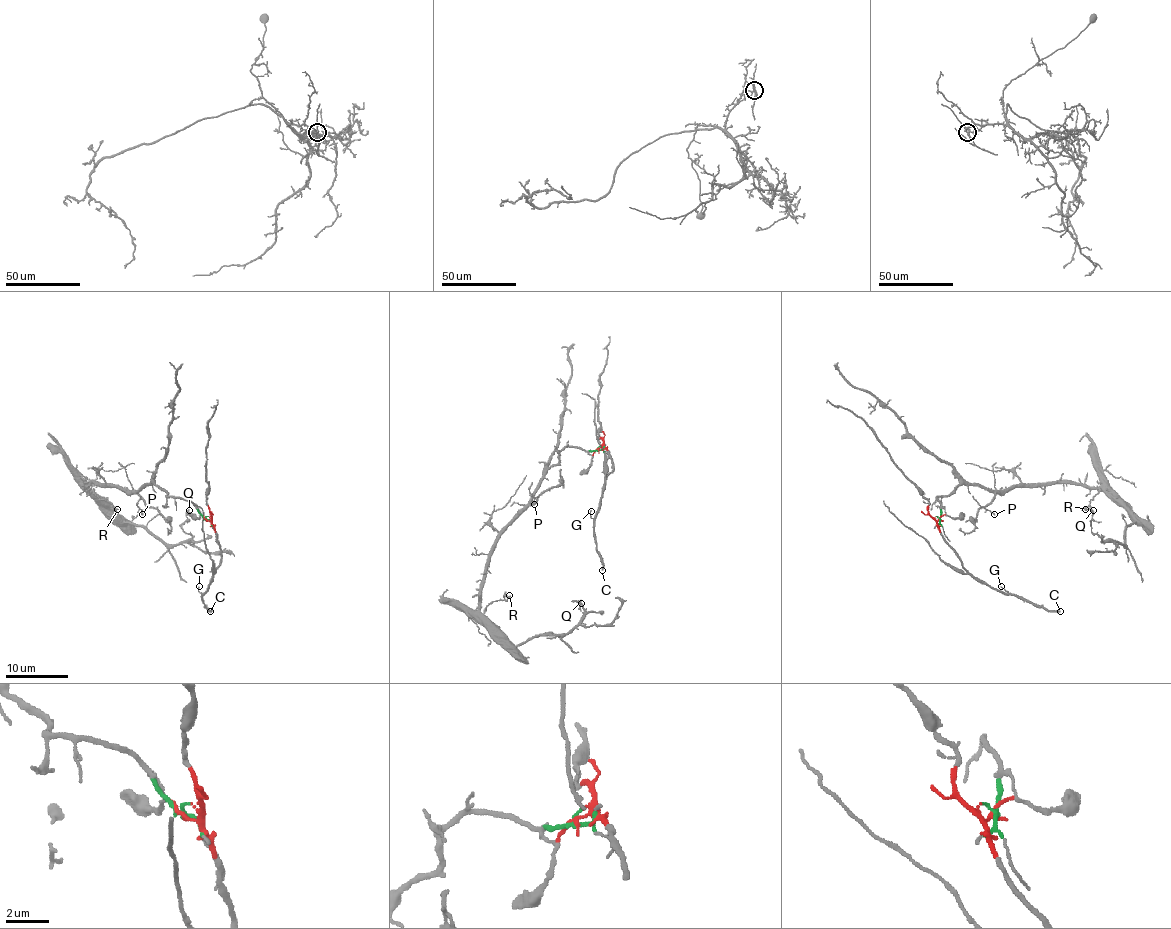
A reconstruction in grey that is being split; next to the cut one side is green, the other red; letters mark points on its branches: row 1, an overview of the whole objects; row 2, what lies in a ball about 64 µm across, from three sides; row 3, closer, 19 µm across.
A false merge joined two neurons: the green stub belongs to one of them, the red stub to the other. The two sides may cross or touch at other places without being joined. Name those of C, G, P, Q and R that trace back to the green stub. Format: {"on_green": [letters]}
{"on_green": ["P", "Q", "R"]}

